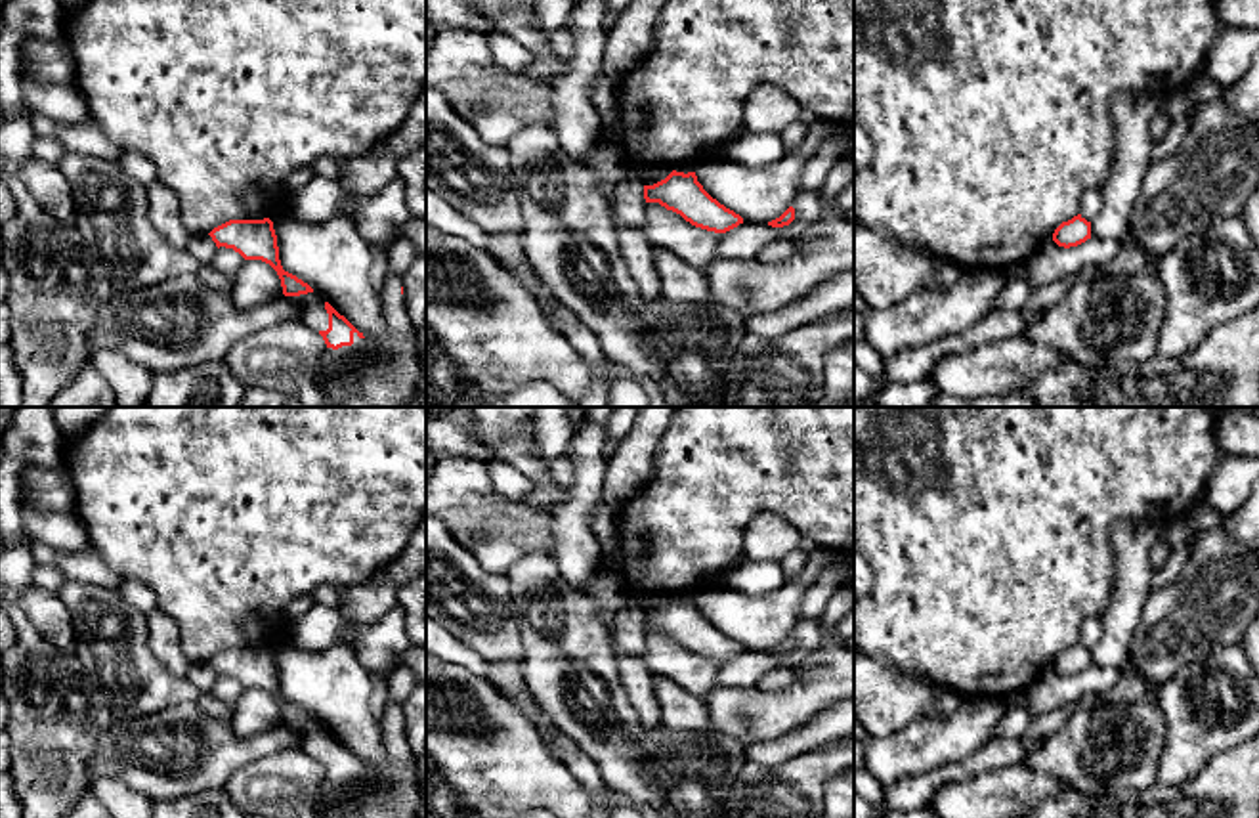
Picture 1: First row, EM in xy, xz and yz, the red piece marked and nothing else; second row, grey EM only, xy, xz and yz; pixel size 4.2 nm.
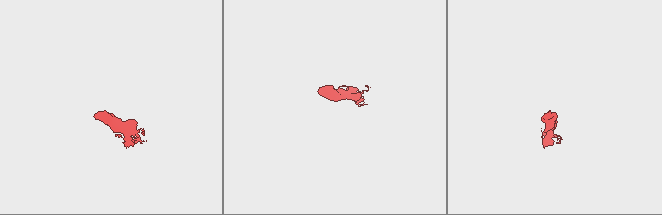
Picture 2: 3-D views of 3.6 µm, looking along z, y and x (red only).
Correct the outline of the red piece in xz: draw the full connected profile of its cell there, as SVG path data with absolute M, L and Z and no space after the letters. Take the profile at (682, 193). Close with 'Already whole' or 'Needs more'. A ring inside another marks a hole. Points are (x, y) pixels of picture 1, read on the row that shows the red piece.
M672 170L665 180L644 185L644 199L646 203L659 203L692 226L707 231L726 233L743 224L739 214L720 204L703 189L695 172Z. Already whole

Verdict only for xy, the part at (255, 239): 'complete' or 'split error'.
split error

